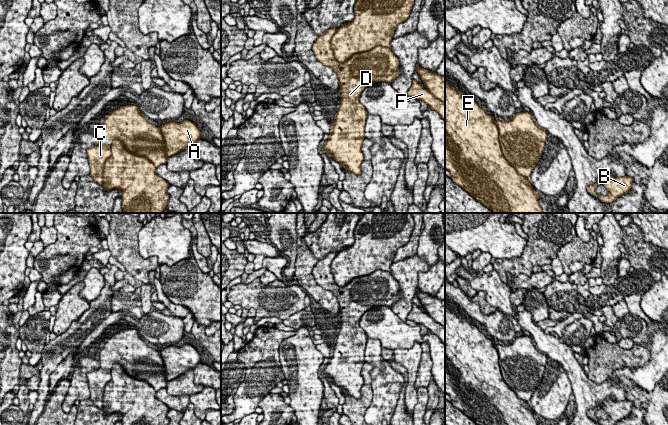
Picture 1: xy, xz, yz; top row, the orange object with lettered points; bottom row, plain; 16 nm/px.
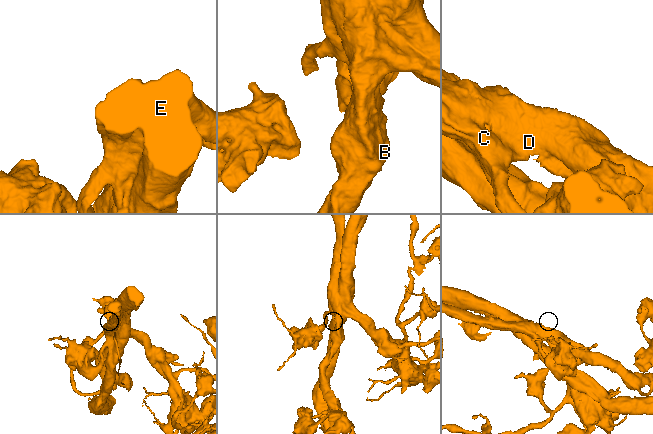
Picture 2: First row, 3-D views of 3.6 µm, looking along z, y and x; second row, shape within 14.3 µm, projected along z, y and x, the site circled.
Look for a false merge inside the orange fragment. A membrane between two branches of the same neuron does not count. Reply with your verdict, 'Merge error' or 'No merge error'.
Merge error

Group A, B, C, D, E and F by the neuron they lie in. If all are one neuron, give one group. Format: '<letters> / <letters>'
A E / B C D F

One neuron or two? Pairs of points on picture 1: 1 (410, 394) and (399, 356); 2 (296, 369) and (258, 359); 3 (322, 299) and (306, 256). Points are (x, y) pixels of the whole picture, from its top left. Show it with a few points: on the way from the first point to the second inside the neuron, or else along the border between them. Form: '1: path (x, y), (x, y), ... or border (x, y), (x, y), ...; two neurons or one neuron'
1: path (410, 384), (411, 367), (409, 365); one neuron
2: border (282, 341), (279, 347), (279, 361), (285, 378); two neurons
3: path (313, 288), (306, 280), (306, 267); one neuron

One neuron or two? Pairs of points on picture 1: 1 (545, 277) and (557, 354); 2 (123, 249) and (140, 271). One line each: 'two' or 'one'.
1: two
2: one

